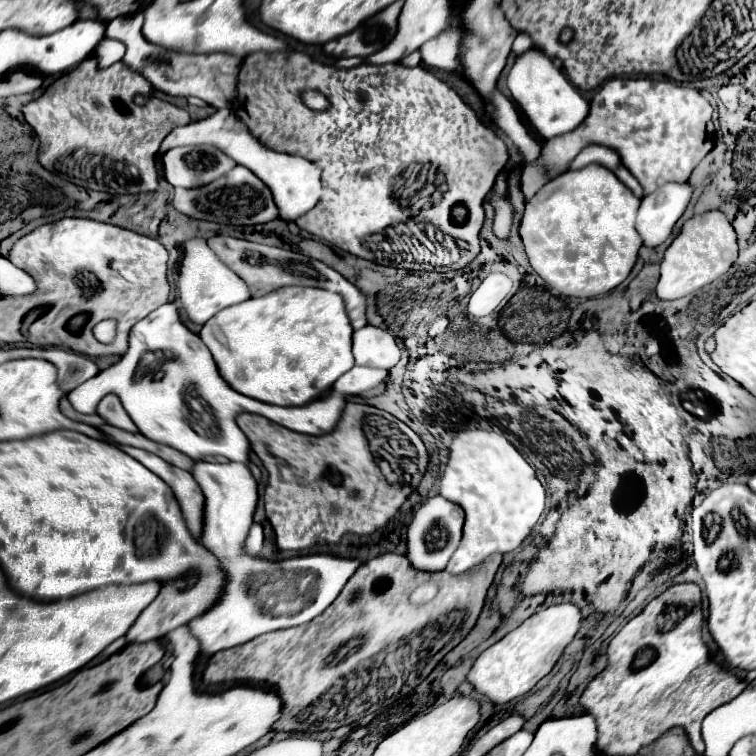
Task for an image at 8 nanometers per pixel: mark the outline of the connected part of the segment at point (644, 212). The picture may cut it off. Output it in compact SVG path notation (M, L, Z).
M667 183L645 195L639 207L637 231L643 237L643 245L657 247L667 241L673 231L677 219L685 213L693 195L693 185L683 183Z

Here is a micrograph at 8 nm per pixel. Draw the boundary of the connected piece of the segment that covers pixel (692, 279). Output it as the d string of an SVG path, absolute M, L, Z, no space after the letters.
M719 209L707 211L701 215L693 215L683 223L681 233L667 247L665 257L661 261L661 279L657 283L657 297L663 301L685 297L687 293L699 291L705 285L719 279L737 259L737 233L727 219L727 215Z

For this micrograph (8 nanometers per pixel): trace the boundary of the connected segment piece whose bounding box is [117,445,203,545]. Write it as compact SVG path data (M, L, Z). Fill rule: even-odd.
M117 445L117 447L121 451L125 451L127 455L131 455L133 459L137 459L139 463L143 463L151 473L159 475L171 487L171 491L183 511L183 519L187 523L187 529L191 531L191 537L201 545L203 543L203 539L201 539L203 537L203 491L195 483L193 475L169 465L167 461L163 461L161 457L157 457L149 451L127 447L127 445Z

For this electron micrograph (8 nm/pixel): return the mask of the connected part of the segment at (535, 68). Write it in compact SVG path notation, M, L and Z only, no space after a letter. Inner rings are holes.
M535 47L515 59L507 76L507 87L543 139L553 139L565 135L567 131L575 131L575 127L583 123L589 111L589 102L569 83L567 76L553 65L551 57ZM527 87L531 87L531 95L527 95Z

